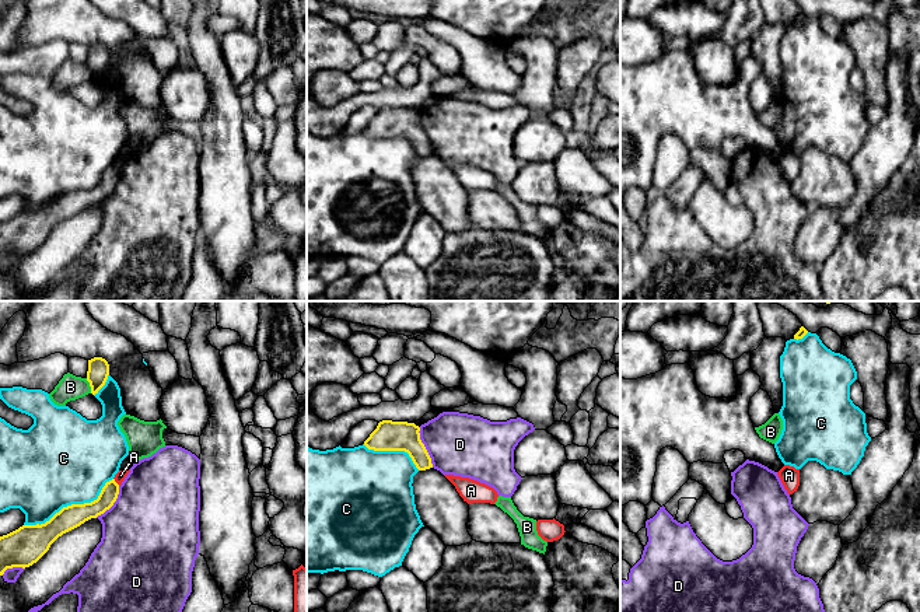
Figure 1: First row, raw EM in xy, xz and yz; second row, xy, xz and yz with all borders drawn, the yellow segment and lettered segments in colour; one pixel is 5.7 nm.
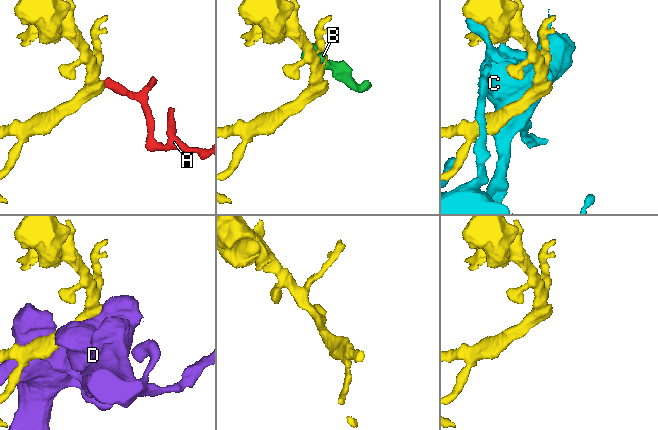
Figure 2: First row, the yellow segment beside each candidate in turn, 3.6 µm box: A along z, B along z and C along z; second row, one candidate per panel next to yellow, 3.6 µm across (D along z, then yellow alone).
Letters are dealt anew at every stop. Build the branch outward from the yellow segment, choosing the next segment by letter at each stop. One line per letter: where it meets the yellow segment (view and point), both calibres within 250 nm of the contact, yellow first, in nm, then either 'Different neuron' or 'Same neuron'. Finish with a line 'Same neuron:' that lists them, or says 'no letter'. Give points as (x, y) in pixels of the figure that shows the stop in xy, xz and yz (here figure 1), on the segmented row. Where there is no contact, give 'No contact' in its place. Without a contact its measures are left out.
A: Touches yellow at xy (115, 482). Thickness 100 nm (yellow) against 60 nm. Different neuron
B: Touches yellow at xy (90, 385). Thickness 130 nm (yellow) against 140 nm. Different neuron
C: Touches yellow at xy (72, 504). Thickness 140 nm (yellow) against 500 nm. Different neuron
D: Touches yellow at xz (424, 447). Thickness 180 nm (yellow) against 360 nm. Different neuron
Same neuron: no letter

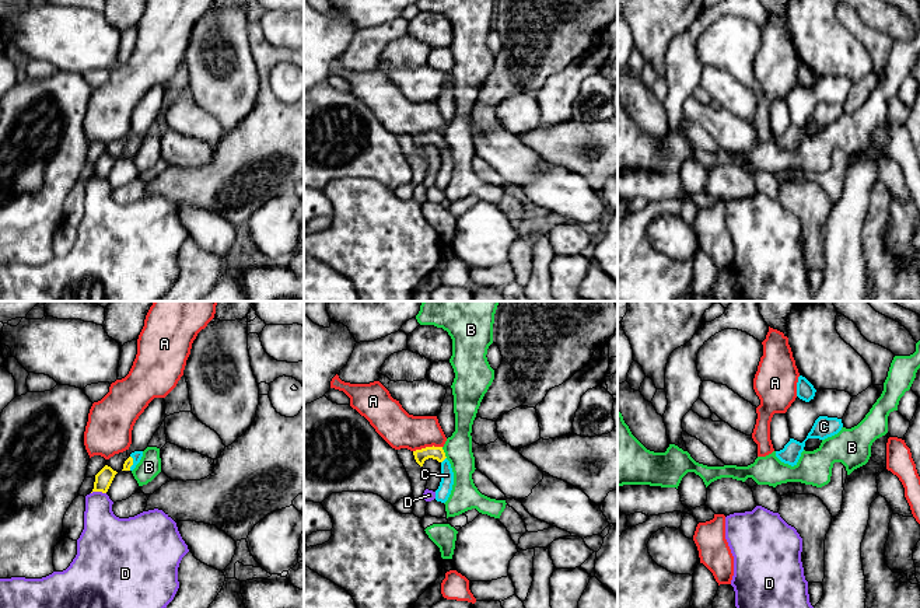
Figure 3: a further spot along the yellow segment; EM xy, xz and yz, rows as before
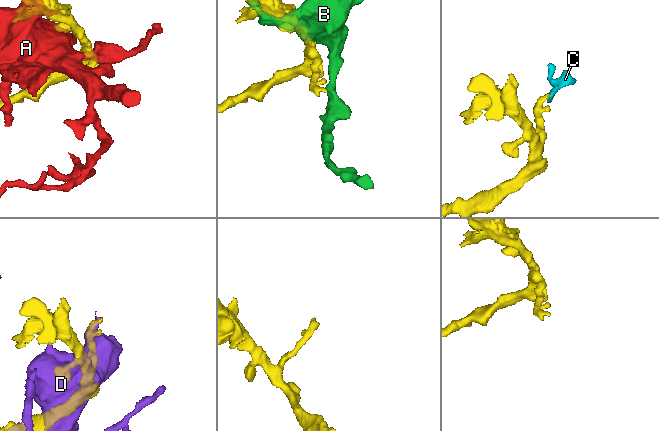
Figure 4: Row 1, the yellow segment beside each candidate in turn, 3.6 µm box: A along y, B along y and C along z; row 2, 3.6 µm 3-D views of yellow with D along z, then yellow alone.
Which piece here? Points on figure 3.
A: Touches yellow at xz (427, 447). Thickness 80 nm (yellow) against 200 nm. Different neuron
B: Touches yellow at xz (444, 453). Thickness 80 nm (yellow) against 160 nm. Different neuron
C: Touches yellow at xz (444, 458). Thickness 80 nm (yellow) against 80 nm. Same neuron
D: Touches yellow at xy (98, 491). Thickness 100 nm (yellow) against 240 nm. Different neuron
Same neuron: C

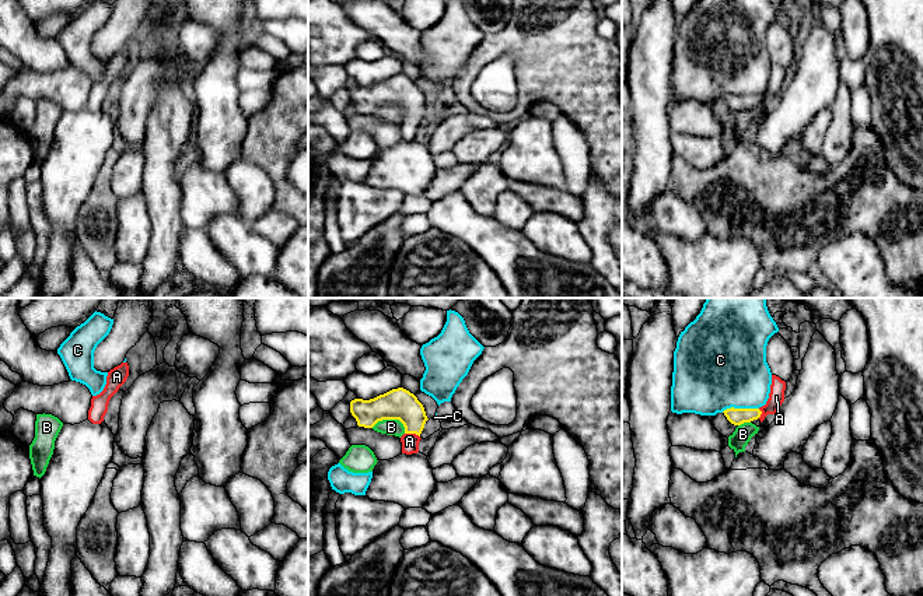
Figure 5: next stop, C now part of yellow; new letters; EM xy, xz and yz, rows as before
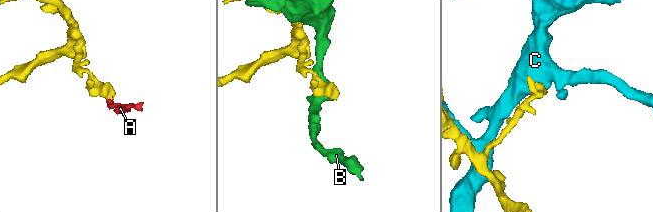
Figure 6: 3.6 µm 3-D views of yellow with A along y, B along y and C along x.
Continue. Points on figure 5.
A: Touches yellow at xz (412, 433). Thickness 180 nm (yellow) against 100 nm. Same neuron
B: Touches yellow at xz (391, 419). Thickness 180 nm (yellow) against 100 nm. Different neuron
C: Touches yellow at yz (740, 409). Thickness 100 nm (yellow) against 460 nm. Different neuron
Same neuron: A

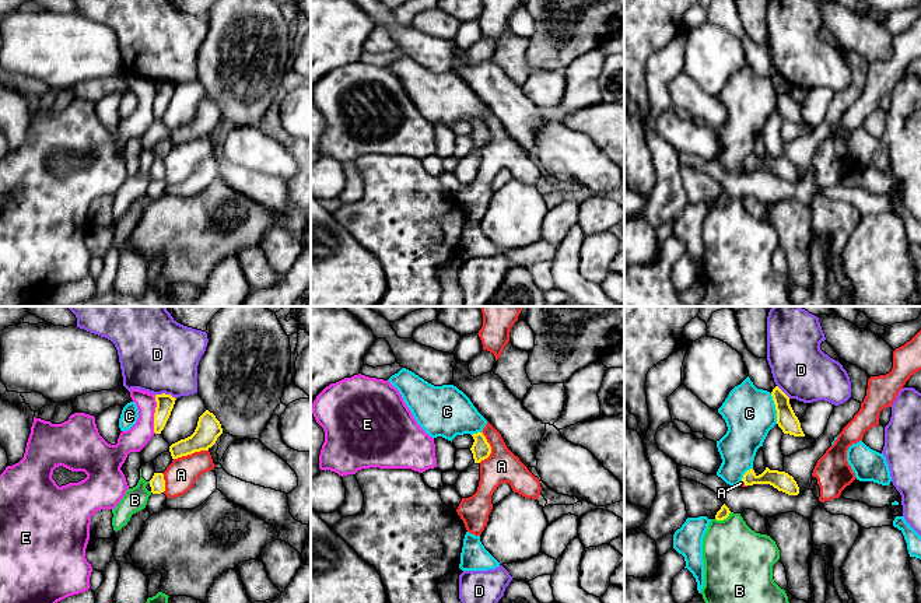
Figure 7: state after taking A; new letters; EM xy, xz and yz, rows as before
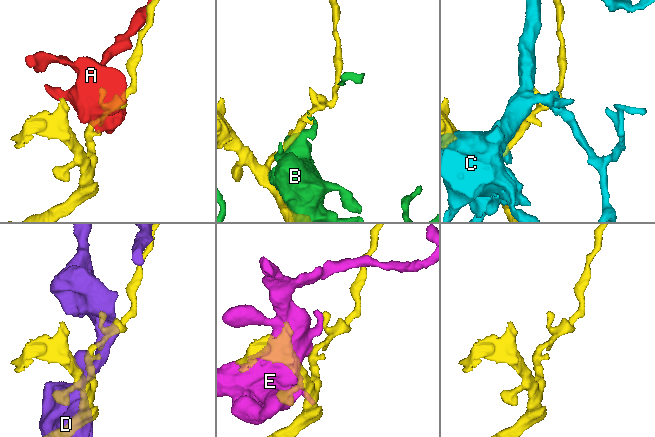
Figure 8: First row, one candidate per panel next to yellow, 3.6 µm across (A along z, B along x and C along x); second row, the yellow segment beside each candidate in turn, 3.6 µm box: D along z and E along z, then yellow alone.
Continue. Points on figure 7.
A: Touches yellow at xy (191, 453). Thickness 140 nm (yellow) against 180 nm. Different neuron
B: Touches yellow at yz (722, 519). Thickness 70 nm (yellow) against 380 nm. Different neuron
C: Touches yellow at yz (776, 409). Thickness 120 nm (yellow) against 300 nm. Different neuron
D: Touches yellow at xy (165, 395). Thickness 100 nm (yellow) against 440 nm. Different neuron
E: Touches yellow at xy (154, 414). Thickness 100 nm (yellow) against 140 nm. Different neuron
Same neuron: no letter

